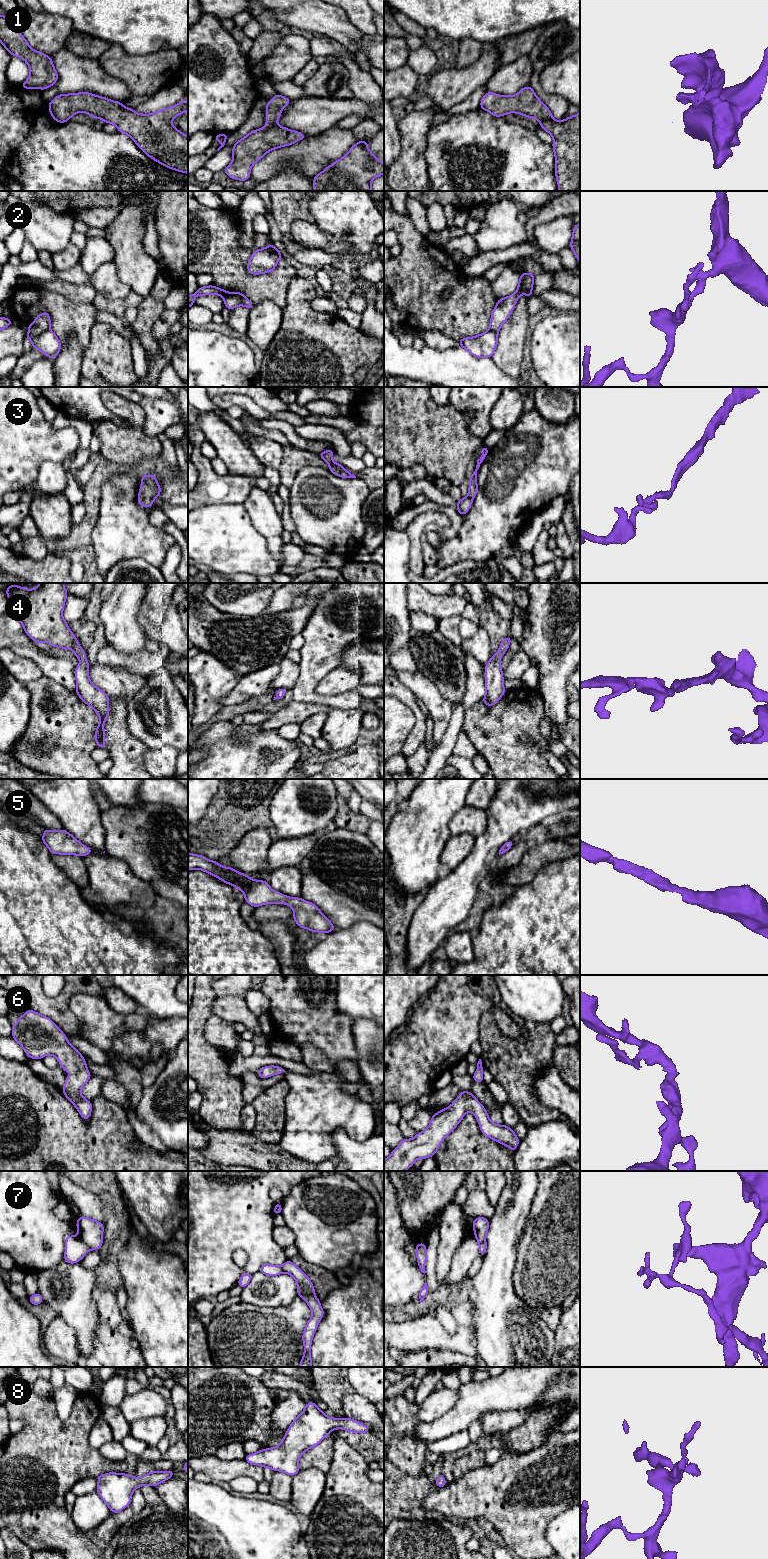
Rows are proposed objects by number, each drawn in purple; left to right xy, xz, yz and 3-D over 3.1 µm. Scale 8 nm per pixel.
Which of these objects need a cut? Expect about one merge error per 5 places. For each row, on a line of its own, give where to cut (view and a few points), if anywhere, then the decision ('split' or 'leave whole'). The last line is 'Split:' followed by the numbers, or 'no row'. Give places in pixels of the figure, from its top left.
1: no cut | leave whole
2: xz (224, 296), (236, 295), (243, 304) | split
3: no cut | leave whole
4: no cut | leave whole
5: no cut | leave whole
6: no cut | leave whole
7: xy (78, 1236), (90, 1249) | split
8: no cut | leave whole
Split: 2, 7

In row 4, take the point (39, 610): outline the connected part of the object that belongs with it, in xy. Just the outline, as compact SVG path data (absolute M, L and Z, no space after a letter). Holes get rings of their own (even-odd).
M39 583L35 589L25 589L18 585L9 585L6 589L9 599L10 614L16 617L22 624L25 633L34 642L46 642L53 647L72 649L75 657L81 662L75 667L76 693L79 698L89 705L98 715L99 723L94 738L98 747L106 749L104 723L109 715L109 696L97 688L89 679L89 663L85 656L86 650L82 649L62 613L68 592L64 583Z

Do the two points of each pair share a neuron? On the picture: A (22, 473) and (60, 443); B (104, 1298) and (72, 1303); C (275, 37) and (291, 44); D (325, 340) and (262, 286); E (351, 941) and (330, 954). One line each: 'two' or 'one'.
A: one
B: two
C: two
D: two
E: one

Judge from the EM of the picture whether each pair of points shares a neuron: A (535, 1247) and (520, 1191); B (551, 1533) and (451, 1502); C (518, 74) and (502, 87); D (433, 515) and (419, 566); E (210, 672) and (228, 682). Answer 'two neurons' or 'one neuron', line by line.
A: two neurons
B: two neurons
C: one neuron
D: one neuron
E: one neuron

